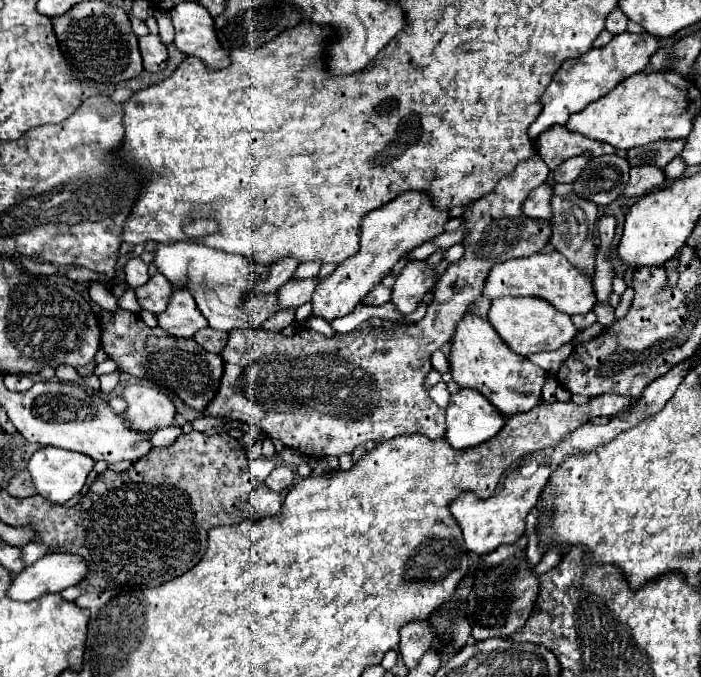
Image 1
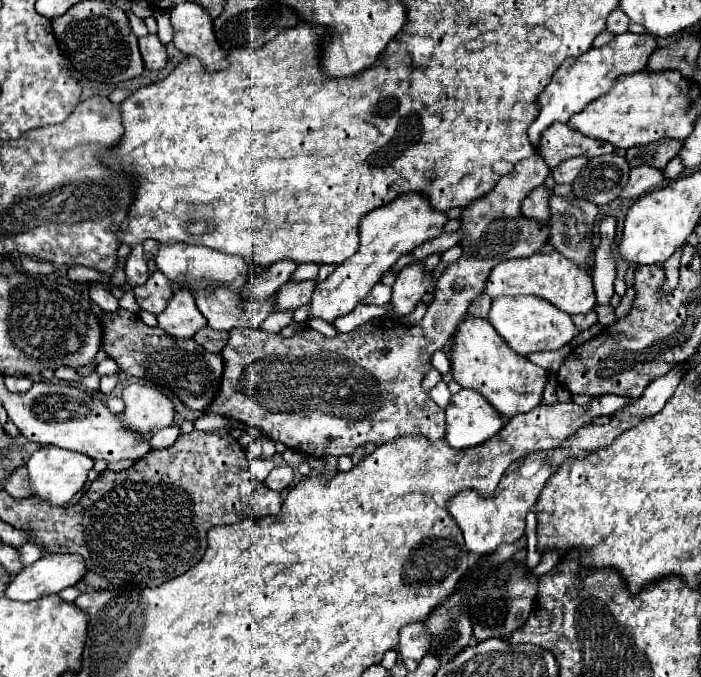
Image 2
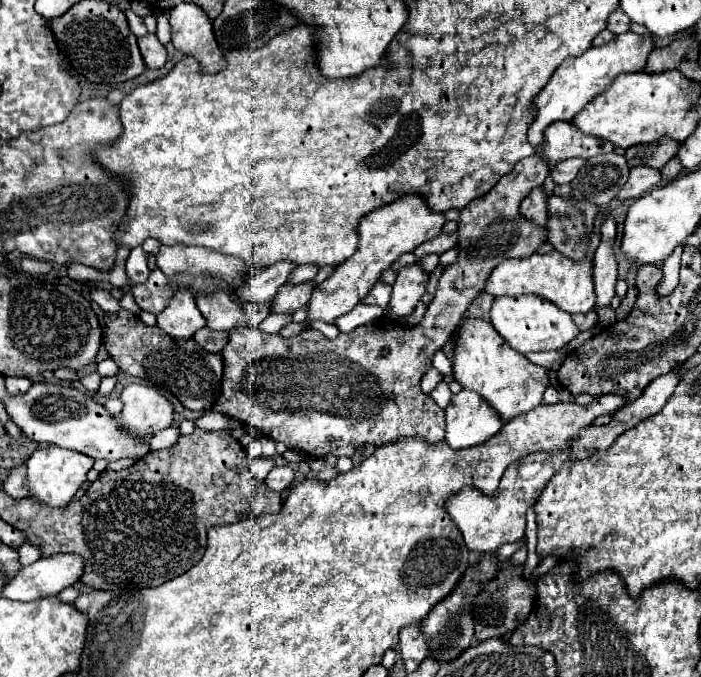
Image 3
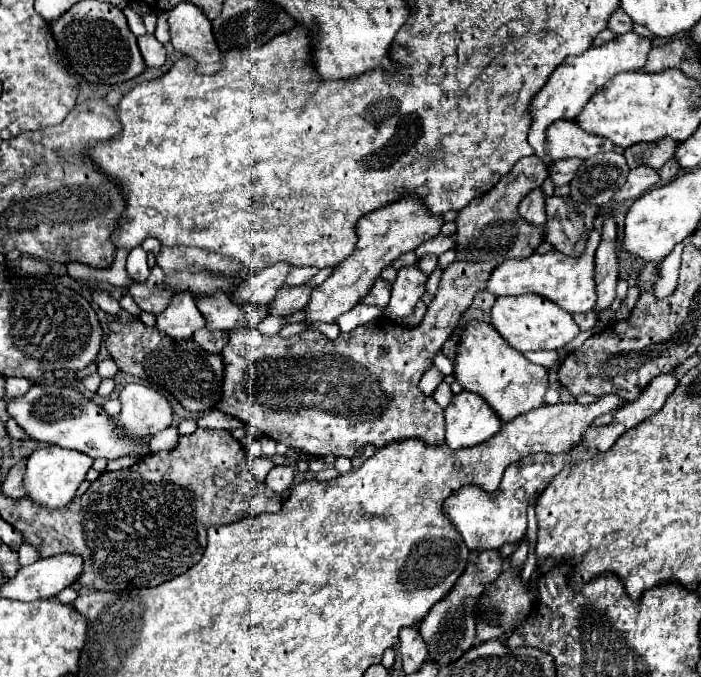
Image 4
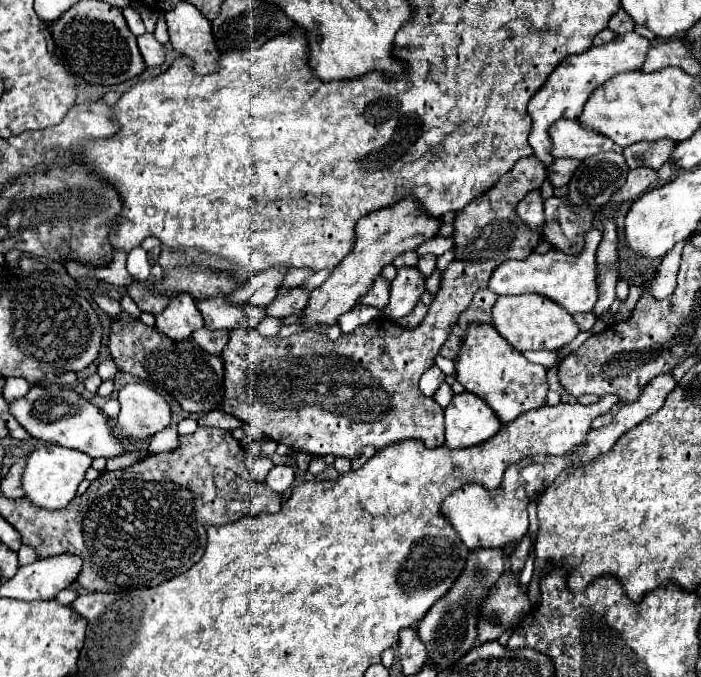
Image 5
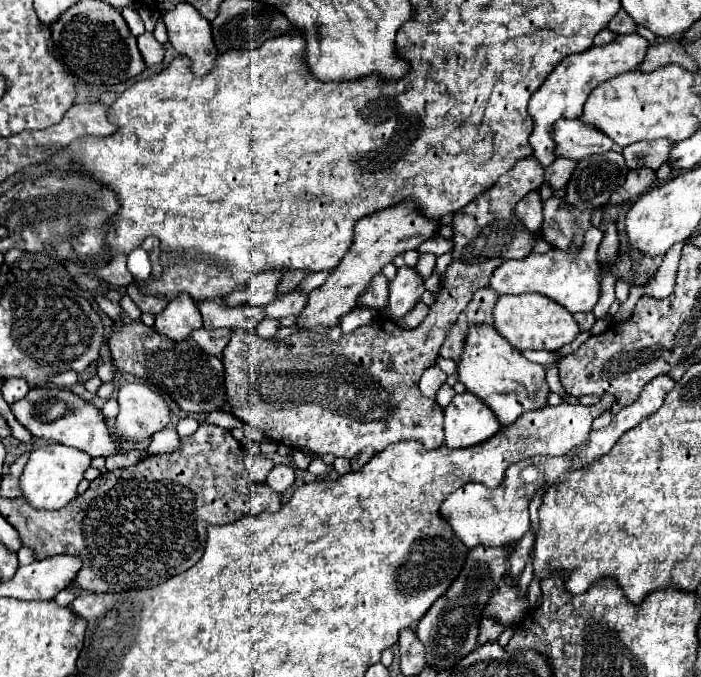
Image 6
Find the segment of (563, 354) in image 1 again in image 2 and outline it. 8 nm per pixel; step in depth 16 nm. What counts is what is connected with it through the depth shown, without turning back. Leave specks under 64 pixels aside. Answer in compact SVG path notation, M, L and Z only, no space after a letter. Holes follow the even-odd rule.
M566 344L564 348L554 350L554 352L534 352L534 354L530 354L530 356L528 356L528 360L530 360L532 364L538 364L540 368L544 368L546 372L556 374L556 372L558 372L558 368L560 368L560 364L568 358L570 350L572 350L572 348L570 348L570 344Z

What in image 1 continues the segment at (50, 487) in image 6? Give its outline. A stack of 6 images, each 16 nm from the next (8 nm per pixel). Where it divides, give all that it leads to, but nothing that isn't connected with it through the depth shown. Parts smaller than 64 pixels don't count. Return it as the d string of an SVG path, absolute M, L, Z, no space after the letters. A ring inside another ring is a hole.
M46 446L46 448L40 448L38 452L34 452L34 456L30 458L30 464L28 464L28 472L30 472L32 482L40 496L50 498L52 504L64 504L82 490L94 464L96 462L90 456L84 456L80 452L68 452L62 448Z

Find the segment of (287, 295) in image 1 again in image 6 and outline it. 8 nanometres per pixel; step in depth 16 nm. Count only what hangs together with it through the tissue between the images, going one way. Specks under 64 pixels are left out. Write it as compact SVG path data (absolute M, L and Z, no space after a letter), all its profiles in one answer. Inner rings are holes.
M292 290L288 294L280 294L276 296L276 300L272 304L268 304L264 310L266 310L266 316L268 318L286 318L286 316L296 316L302 312L304 304L308 300L308 292L302 292L302 290Z

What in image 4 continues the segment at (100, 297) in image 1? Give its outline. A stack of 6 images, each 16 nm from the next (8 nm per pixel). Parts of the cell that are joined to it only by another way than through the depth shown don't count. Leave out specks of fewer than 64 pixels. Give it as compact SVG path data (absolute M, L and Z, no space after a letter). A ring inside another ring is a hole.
M94 290L94 292L92 292L92 300L94 300L104 312L108 312L108 314L116 314L116 312L120 312L120 304L118 304L118 300L114 300L108 292Z

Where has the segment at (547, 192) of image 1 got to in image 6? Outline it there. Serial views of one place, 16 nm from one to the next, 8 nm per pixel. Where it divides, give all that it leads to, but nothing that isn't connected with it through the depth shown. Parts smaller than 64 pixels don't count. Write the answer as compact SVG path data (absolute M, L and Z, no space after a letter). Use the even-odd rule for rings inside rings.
M532 190L516 204L516 216L522 220L522 224L528 230L536 230L542 226L544 214L542 214L542 198L538 190Z

